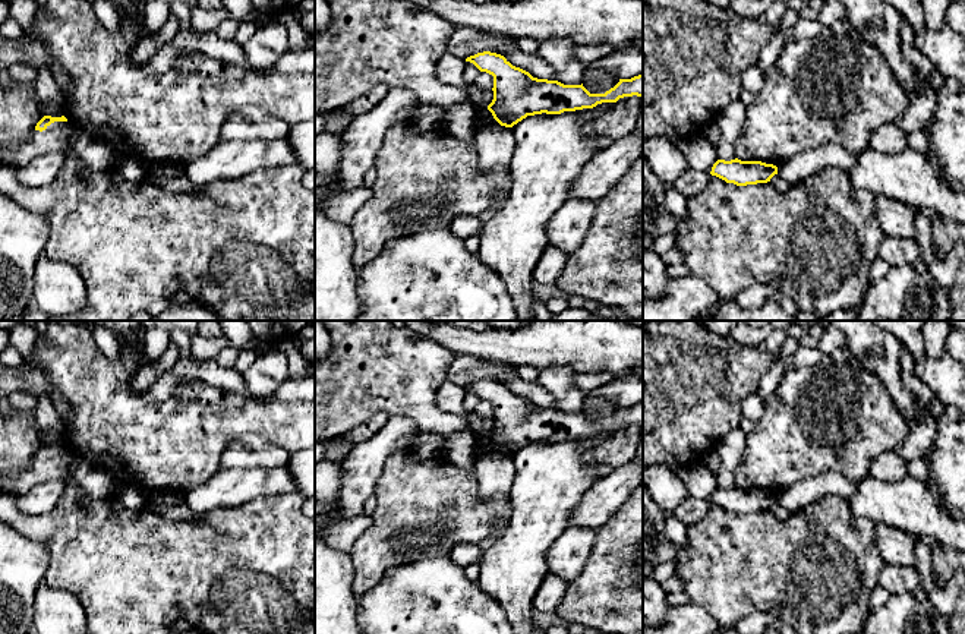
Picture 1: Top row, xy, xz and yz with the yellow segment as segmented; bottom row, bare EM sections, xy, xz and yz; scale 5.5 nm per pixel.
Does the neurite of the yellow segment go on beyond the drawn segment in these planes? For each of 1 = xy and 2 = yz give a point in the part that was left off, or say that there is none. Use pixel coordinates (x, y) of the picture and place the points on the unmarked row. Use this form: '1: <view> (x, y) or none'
1: none
2: none

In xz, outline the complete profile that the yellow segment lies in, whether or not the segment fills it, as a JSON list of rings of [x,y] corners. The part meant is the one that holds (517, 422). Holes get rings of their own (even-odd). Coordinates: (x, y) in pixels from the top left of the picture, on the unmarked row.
[[[477,381],[466,389],[493,404],[493,428],[488,438],[505,455],[513,455],[527,444],[593,436],[597,432],[616,430],[619,426],[633,423],[643,426],[643,403],[619,407],[605,422],[590,422],[583,411],[564,413],[558,409],[533,406],[496,381]]]

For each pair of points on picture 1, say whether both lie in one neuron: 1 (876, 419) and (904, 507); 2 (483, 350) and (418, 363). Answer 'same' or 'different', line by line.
1: different
2: different

